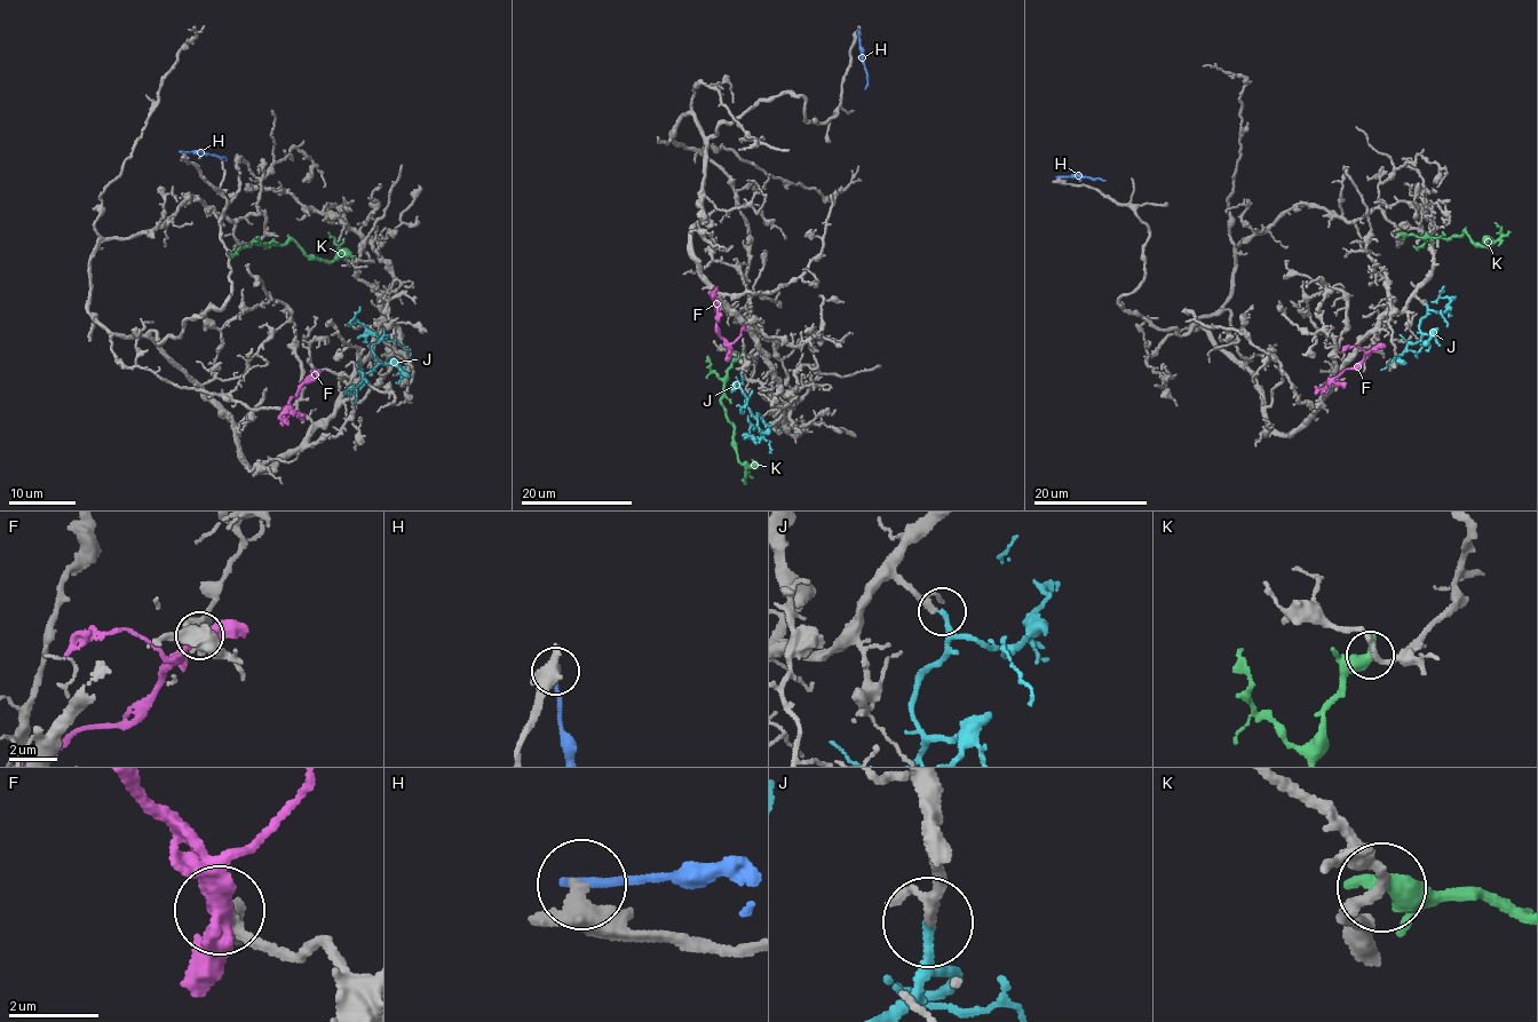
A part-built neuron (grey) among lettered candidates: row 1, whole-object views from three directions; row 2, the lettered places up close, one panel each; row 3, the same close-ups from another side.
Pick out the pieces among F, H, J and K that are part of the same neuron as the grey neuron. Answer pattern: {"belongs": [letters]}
{"belongs": ["J"]}

